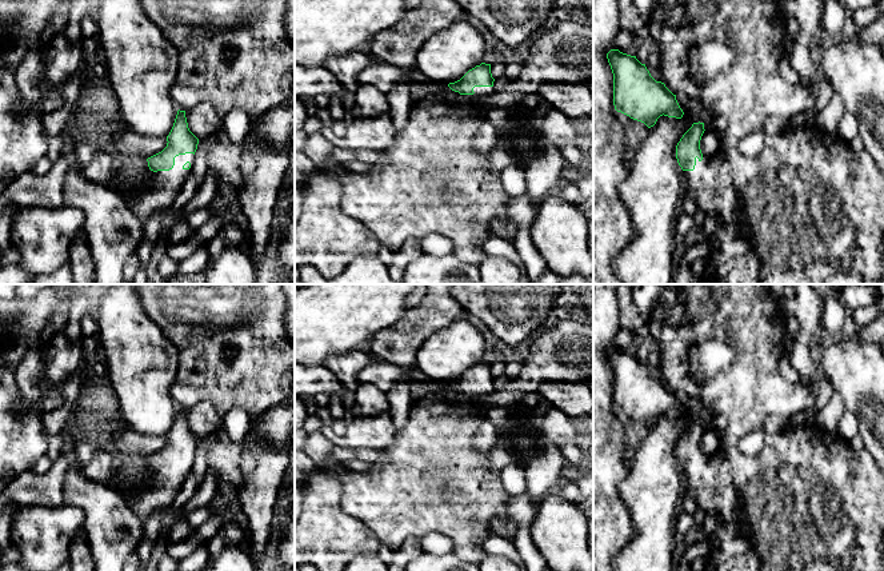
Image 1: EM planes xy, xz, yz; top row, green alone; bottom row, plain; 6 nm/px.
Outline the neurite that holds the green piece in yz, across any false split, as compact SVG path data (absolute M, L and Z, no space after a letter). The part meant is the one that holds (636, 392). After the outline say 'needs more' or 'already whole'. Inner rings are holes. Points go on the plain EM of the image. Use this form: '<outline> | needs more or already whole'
M611 348L607 352L613 372L613 404L617 411L653 426L660 415L681 418L676 394L656 380L636 355Z | already whole

